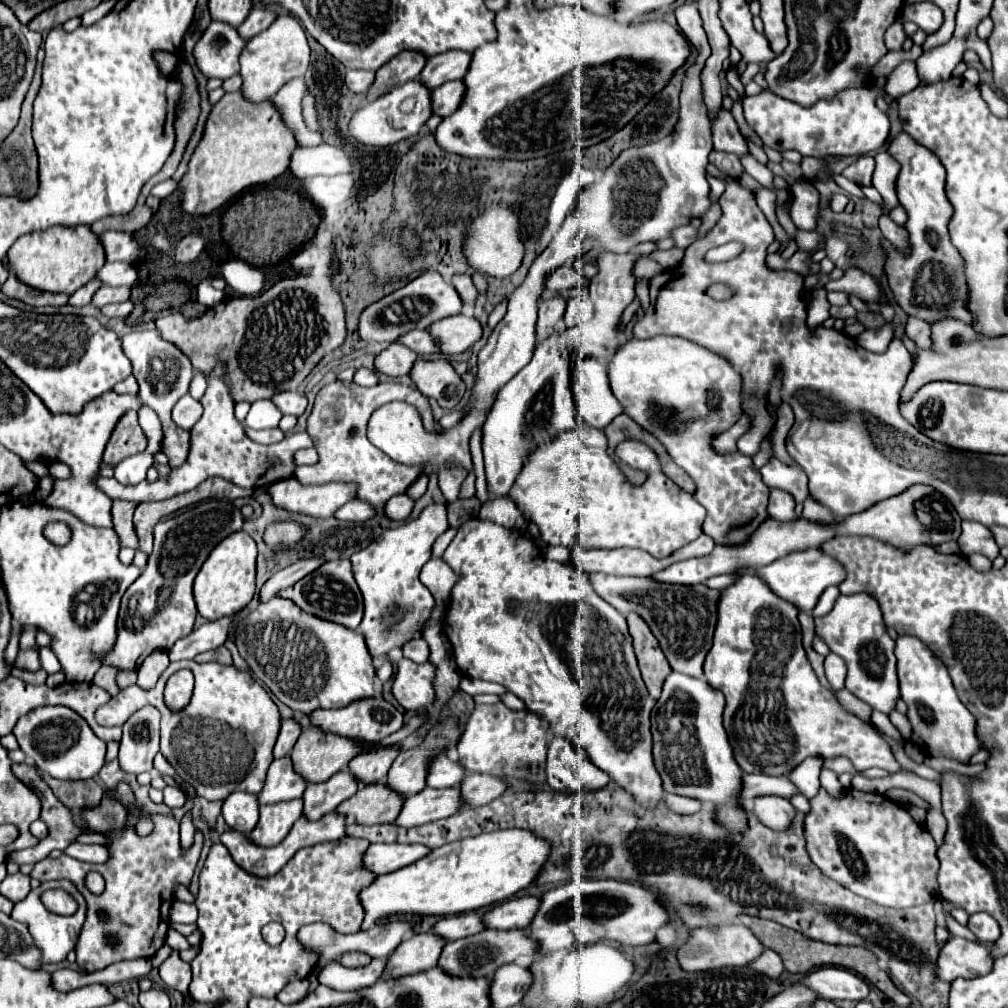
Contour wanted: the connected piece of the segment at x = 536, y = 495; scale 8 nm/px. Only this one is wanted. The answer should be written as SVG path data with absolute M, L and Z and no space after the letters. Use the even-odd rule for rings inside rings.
M586 424L578 426L576 430L570 430L568 434L560 434L558 438L552 440L550 446L536 448L532 458L528 460L528 466L524 466L524 470L516 478L510 490L510 496L516 502L516 506L520 504L518 510L540 528L542 542L552 544L552 546L562 544L562 546L568 546L570 550L630 546L630 548L646 550L648 554L656 558L666 558L668 554L696 540L702 534L702 522L706 516L704 508L692 494L680 490L670 478L664 476L660 460L648 444L636 438L628 438L615 450L616 456L624 464L628 464L634 470L646 472L647 479L638 488L630 486L624 480L622 472L618 470L618 466L614 464L614 460L608 456L606 450L608 450L608 442L606 442L604 432Z

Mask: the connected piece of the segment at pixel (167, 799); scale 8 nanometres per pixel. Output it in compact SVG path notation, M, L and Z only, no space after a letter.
M170 786L164 788L164 804L166 804L166 806L170 806L170 808L180 808L184 802L186 802L186 796L184 796L182 790L170 788Z

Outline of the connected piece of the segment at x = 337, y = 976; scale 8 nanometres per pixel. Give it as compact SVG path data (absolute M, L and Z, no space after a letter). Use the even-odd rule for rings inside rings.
M376 958L364 968L346 968L336 962L318 974L318 982L332 990L362 990L378 982L380 970L384 970L384 962L386 960Z

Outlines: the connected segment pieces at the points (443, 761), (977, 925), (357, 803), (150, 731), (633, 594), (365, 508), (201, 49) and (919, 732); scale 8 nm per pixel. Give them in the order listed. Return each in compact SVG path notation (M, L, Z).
M436 754L428 764L426 786L430 788L456 786L462 782L464 776L466 776L466 770L458 762L452 762L446 754Z
M972 914L968 920L968 928L976 936L976 942L980 944L996 942L996 938L1000 936L998 922L988 914Z
M370 784L358 788L358 792L346 802L342 802L336 812L344 816L354 814L354 820L360 826L376 826L394 822L402 802L404 798L388 790L384 784Z
M144 706L136 710L122 726L122 740L120 740L120 752L118 762L124 772L140 774L152 770L152 760L160 752L160 712L154 706Z
M590 574L588 578L596 594L600 594L600 598L620 610L620 614L626 616L634 610L648 622L674 672L682 672L692 678L702 678L702 664L712 646L712 636L716 628L718 600L722 594L720 590L712 590L706 584L664 584L652 578L620 578L608 574Z
M358 498L346 502L342 508L336 510L334 514L338 520L350 520L350 522L364 522L368 518L372 518L372 508L366 502L360 502Z
M210 22L210 26L204 30L204 34L194 46L196 66L208 80L210 78L226 80L238 74L240 70L238 56L244 46L246 42L236 34L234 26L222 22Z
M898 636L896 658L900 696L908 704L906 716L912 724L912 740L918 740L922 748L930 750L930 756L968 764L970 758L982 748L982 742L976 734L976 718L960 702L946 666L928 650L924 642L912 636Z

